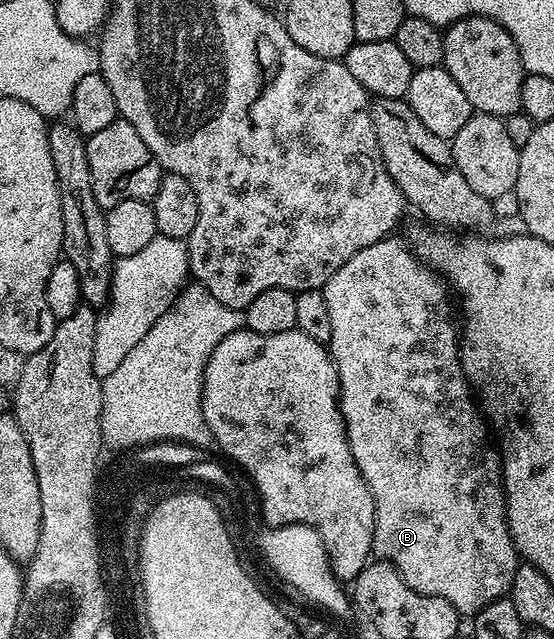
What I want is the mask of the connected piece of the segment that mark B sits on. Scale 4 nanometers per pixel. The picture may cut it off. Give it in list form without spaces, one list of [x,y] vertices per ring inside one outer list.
[[[389,235],[378,243],[370,243],[370,247],[362,247],[358,255],[351,257],[347,263],[342,263],[342,267],[338,267],[334,275],[330,275],[322,290],[326,308],[330,311],[332,338],[327,348],[336,363],[340,380],[340,414],[348,427],[348,442],[350,453],[354,455],[354,463],[358,463],[358,471],[362,479],[366,479],[366,487],[370,487],[370,495],[374,495],[373,554],[379,560],[390,562],[414,591],[446,599],[446,603],[454,606],[456,612],[461,615],[474,615],[482,607],[511,594],[516,568],[522,564],[516,541],[508,530],[508,498],[502,453],[497,446],[496,449],[492,446],[492,441],[488,438],[489,422],[482,416],[481,406],[474,396],[472,386],[468,384],[468,375],[462,369],[458,317],[454,312],[453,298],[452,301],[448,298],[449,286],[437,270],[421,261],[413,250],[411,253],[402,242],[395,241],[396,239],[395,236]]]

